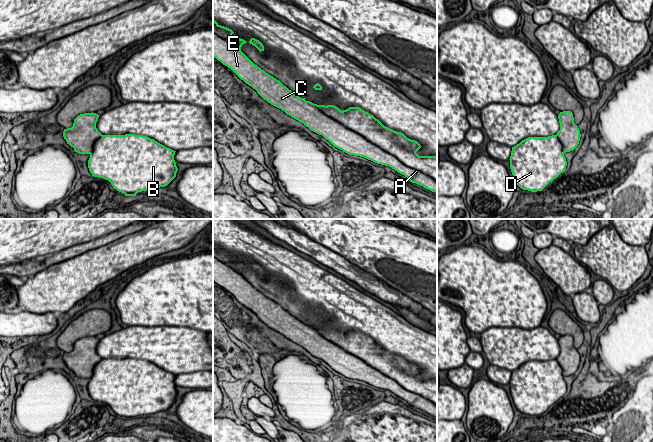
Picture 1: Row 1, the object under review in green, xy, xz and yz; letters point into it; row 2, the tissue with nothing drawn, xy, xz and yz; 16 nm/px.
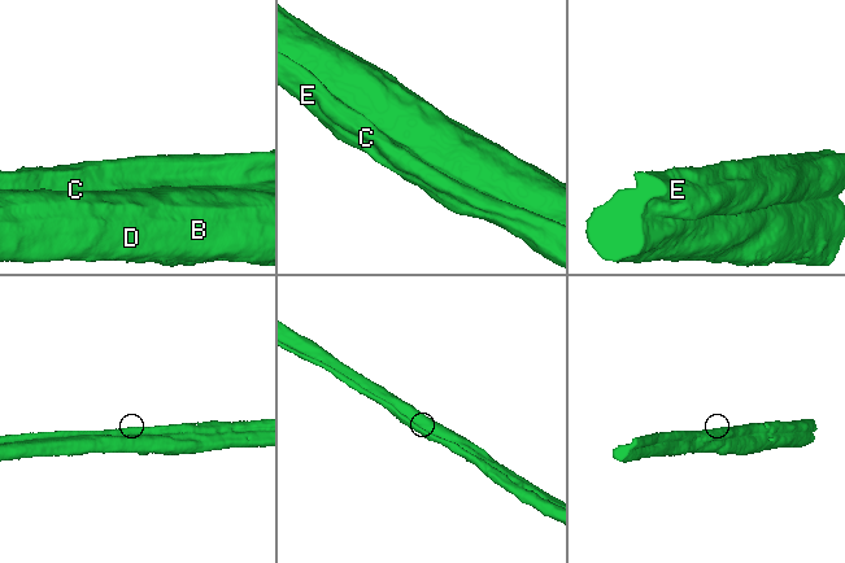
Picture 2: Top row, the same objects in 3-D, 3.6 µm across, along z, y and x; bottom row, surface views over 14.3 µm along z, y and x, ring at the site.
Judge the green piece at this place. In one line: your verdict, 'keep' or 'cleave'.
cleave

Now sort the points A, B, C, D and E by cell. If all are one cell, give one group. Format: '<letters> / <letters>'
A C E / B D

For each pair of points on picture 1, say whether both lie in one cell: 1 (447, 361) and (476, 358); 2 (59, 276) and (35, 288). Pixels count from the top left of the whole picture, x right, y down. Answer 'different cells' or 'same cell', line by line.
1: different cells
2: same cell

